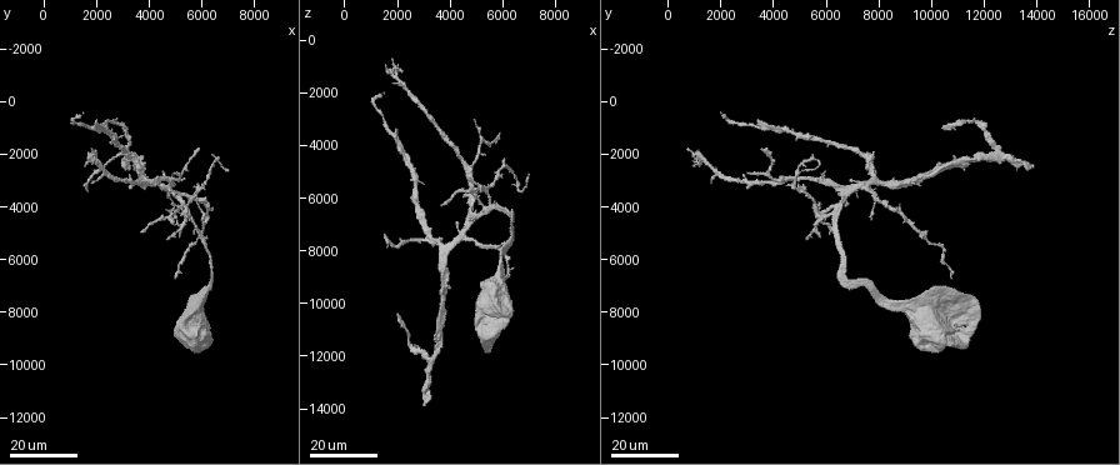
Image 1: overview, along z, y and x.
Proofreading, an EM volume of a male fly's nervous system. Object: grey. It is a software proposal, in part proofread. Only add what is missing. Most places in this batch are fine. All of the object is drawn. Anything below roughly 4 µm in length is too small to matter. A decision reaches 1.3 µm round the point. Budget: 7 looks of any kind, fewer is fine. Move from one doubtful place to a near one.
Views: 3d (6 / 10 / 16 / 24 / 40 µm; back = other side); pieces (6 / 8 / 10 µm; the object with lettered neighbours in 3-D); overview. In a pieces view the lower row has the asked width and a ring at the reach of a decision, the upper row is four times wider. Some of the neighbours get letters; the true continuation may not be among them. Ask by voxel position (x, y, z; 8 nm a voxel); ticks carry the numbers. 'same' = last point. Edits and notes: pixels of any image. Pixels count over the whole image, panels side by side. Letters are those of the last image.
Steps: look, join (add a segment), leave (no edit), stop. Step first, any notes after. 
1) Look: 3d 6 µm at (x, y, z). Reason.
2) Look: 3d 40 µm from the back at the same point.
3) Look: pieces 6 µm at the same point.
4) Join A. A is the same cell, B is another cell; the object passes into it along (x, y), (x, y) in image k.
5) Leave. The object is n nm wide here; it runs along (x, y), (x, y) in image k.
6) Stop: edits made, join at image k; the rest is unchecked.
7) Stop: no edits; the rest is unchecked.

Look: 3d 24 µm at (6000, 4500, 7700). An open end.

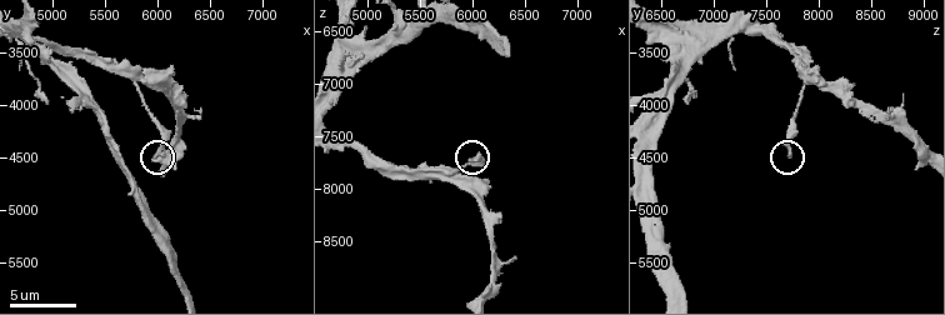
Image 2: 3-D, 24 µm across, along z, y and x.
Look: pieces 10 µm at (5960, 4460, 7720).

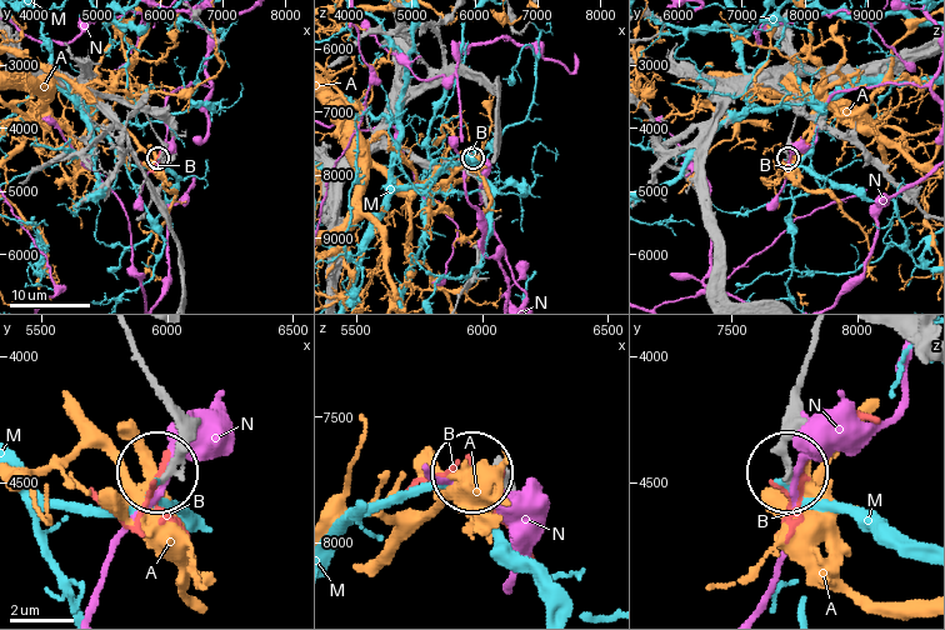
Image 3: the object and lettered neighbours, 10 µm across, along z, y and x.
Leave. A, B, M and N are other cells; none of them fits.

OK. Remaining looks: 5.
Look: pieces 6 µm at (4940, 3940, 6740). Free end.

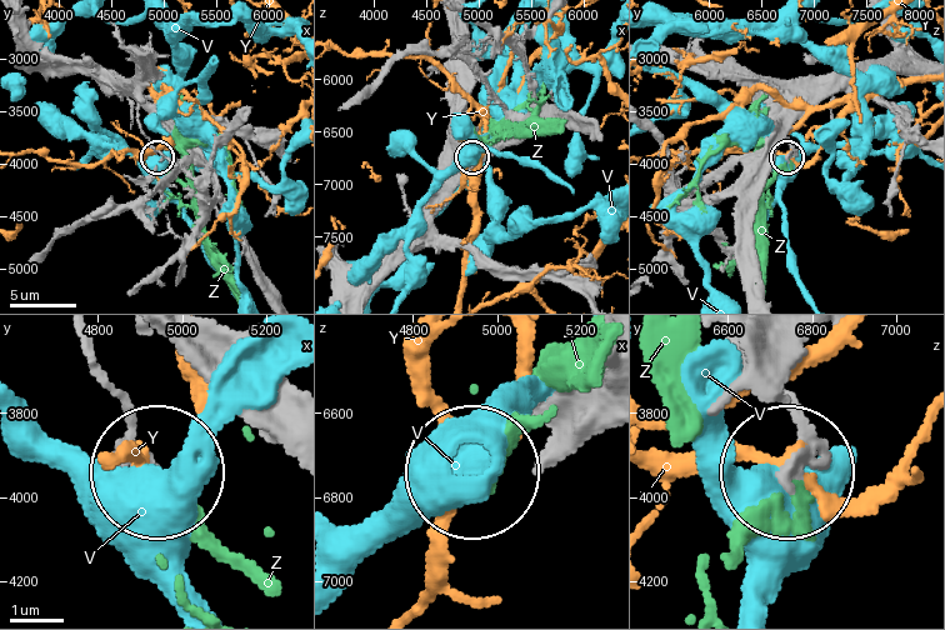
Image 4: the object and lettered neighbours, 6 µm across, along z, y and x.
Leave. V, Y and Z are other cells; none of them fits.

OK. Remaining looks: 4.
Look: 3d 24 µm at (4600, 5300, 5300). Free end.

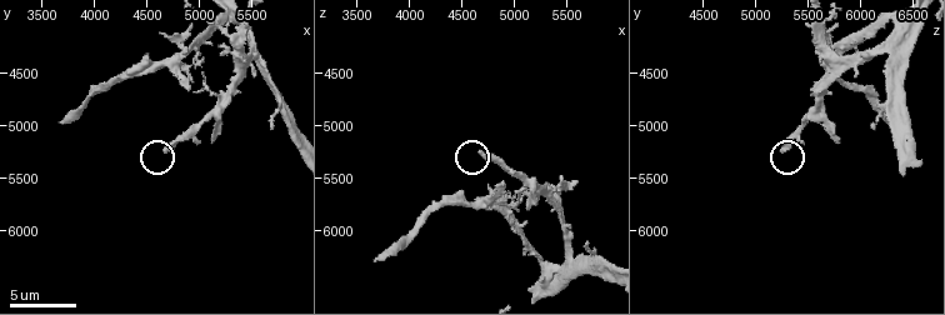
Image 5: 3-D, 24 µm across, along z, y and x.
Look: pieces 6 µm at (4660, 5220, 5240). What lies round it.

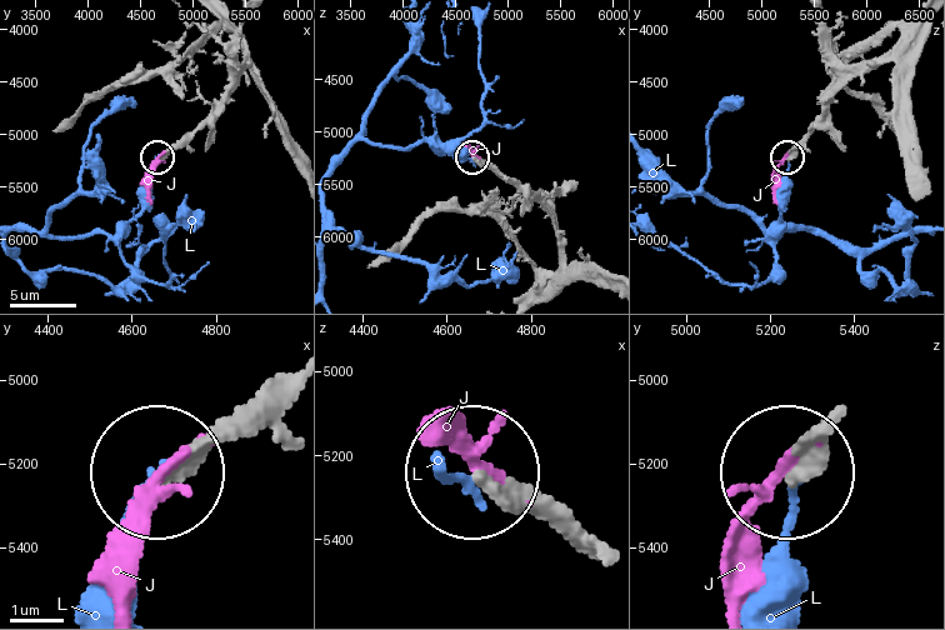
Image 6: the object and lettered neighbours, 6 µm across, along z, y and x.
Join J. The object is 250 nm wide here; J is the same cell, L is another cell; the object passes into it along (516, 186), (494, 174), (466, 146) in image 6; it goes on there.

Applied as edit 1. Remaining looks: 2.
Look: 3d 24 µm at (6100, 3100, 4600). Branch stops here.

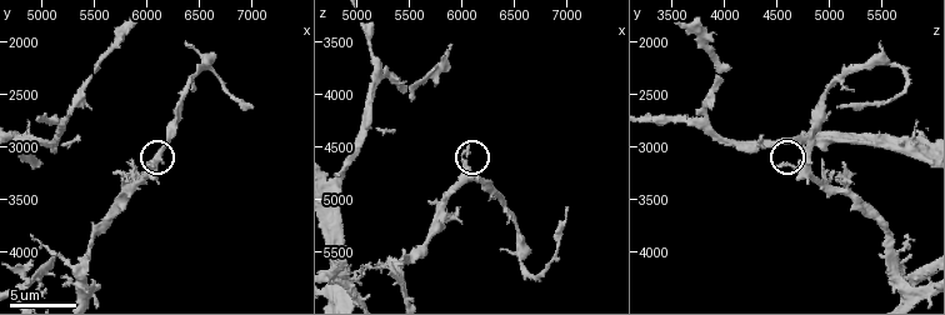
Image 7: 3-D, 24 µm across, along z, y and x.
Look: pieces 6 µm at (6060, 3180, 4500). What lies round it.

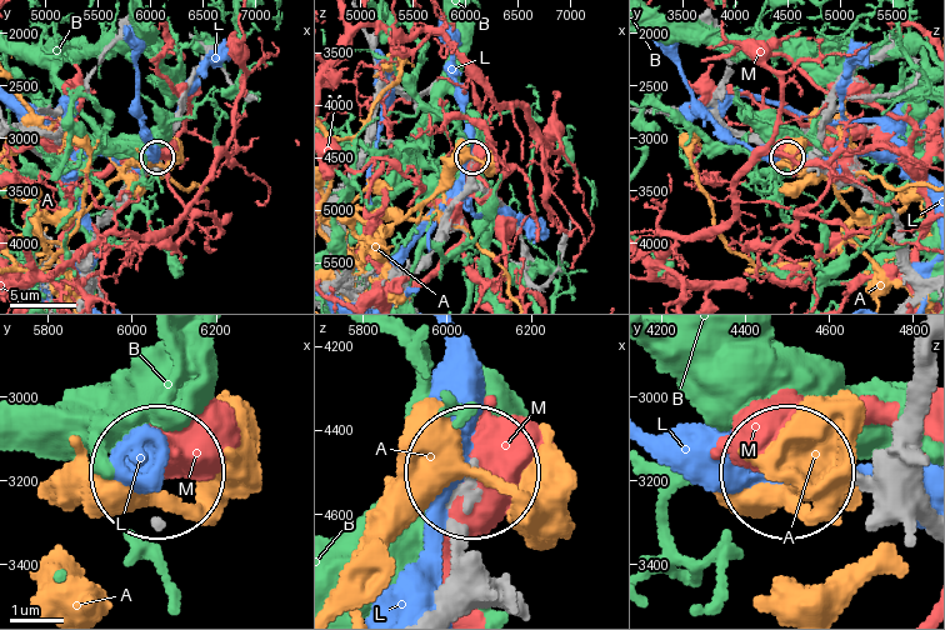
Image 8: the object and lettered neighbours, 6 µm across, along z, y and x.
Leave. A, B, L and M are other cells; none of them fits.

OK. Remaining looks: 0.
Stop: edits made, join at image 6; the rest is unchecked.

